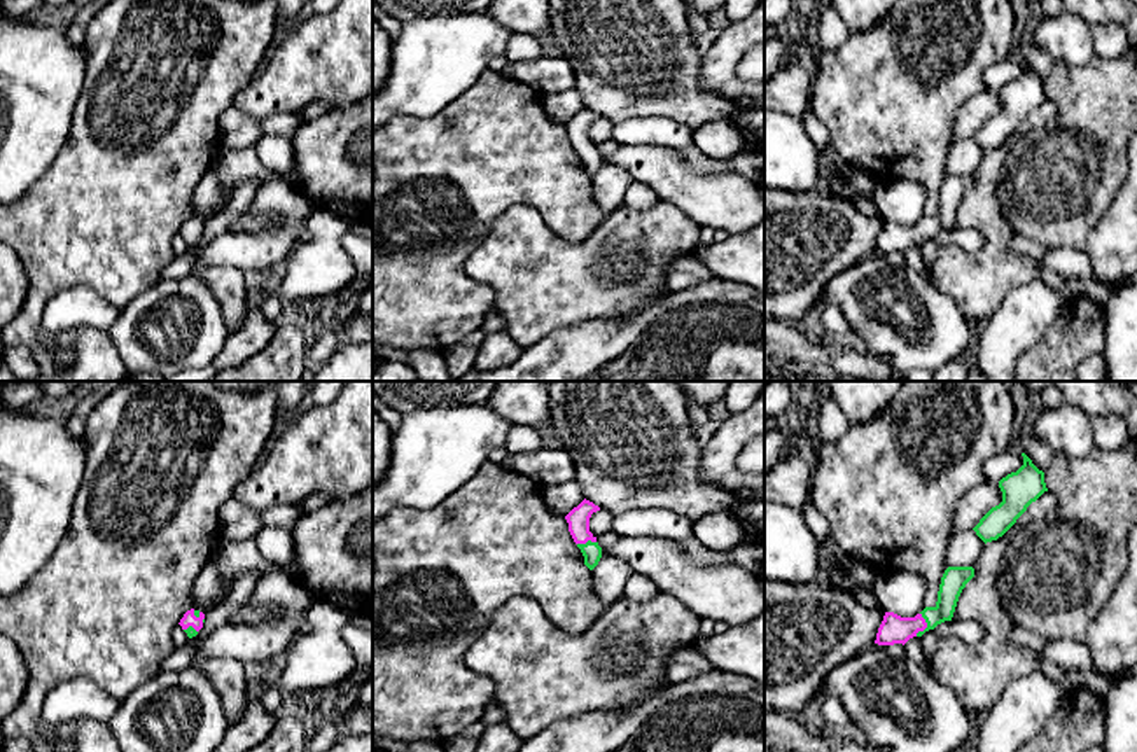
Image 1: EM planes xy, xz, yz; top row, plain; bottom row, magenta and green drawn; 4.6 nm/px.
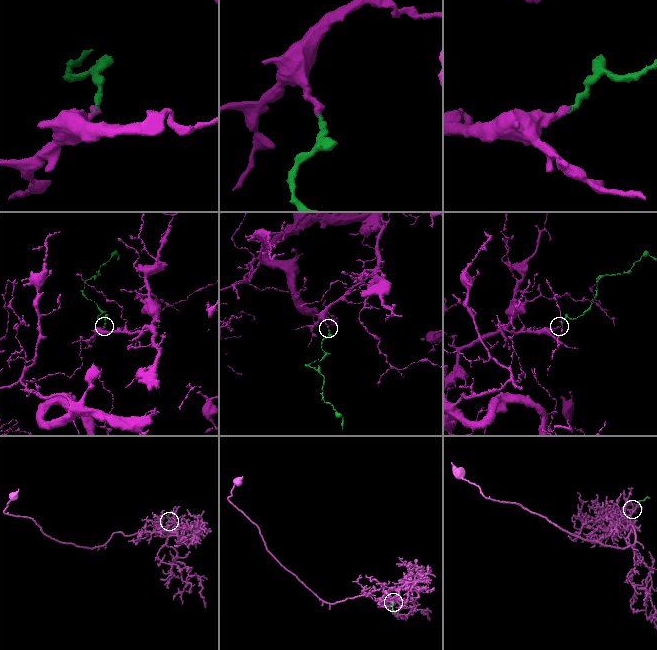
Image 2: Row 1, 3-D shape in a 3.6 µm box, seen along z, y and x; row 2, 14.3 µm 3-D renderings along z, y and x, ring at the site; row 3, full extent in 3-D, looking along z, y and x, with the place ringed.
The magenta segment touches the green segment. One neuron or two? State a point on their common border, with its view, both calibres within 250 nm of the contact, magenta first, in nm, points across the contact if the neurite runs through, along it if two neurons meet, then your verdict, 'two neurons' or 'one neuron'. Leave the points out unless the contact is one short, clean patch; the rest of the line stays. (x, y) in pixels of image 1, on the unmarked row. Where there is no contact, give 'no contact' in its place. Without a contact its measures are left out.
contact yz (926, 233); calibres 130 and 120 nm; way yz (894, 236), (926, 233), (945, 214), (954, 188); one neuron

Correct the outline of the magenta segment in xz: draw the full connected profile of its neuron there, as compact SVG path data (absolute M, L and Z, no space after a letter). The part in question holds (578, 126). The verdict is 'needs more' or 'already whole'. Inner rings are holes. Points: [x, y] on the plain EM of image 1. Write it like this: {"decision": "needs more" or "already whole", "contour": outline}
{"decision": "needs more", "contour": "M584 107L565 124L568 131L568 140L581 157L584 164L584 173L589 178L593 178L602 166L602 156L598 154L596 145L589 140L589 126L596 119L600 119L600 115Z"}

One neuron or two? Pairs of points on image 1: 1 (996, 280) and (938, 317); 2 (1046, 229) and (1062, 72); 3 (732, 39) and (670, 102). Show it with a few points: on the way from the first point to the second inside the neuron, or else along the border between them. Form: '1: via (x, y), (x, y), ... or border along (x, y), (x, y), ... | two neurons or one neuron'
1: border along (931, 280), (955, 303), (969, 322) | two neurons
2: via (1052, 191), (1069, 170), (1069, 111) | one neuron
3: border along (702, 56), (702, 86), (732, 98) | two neurons

